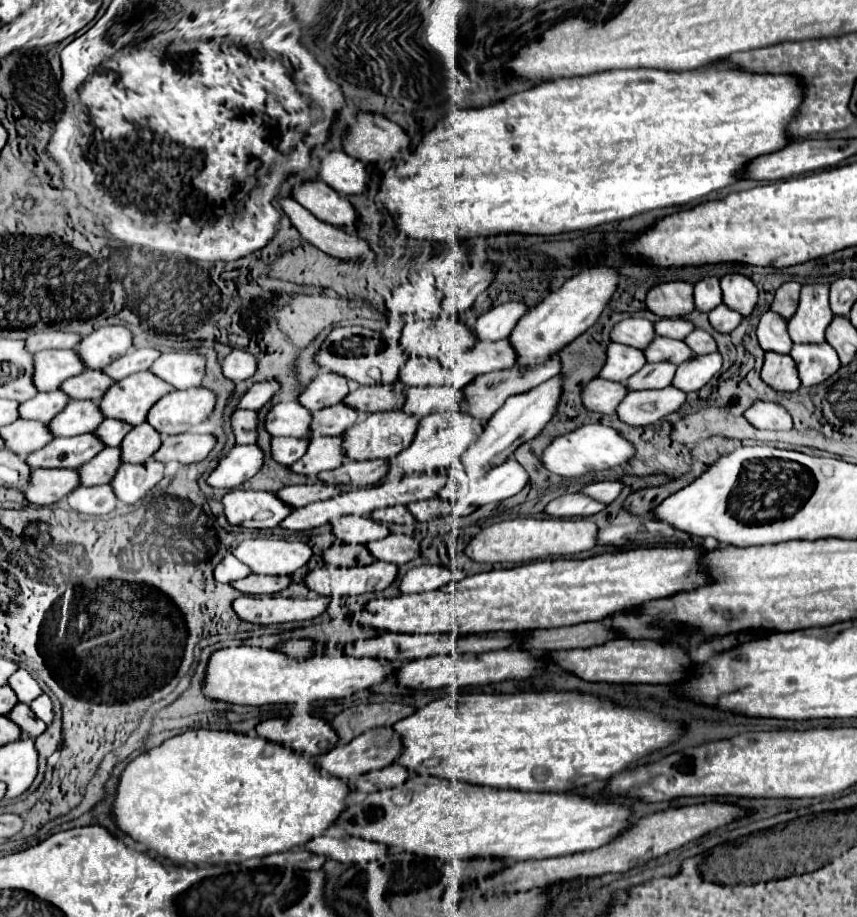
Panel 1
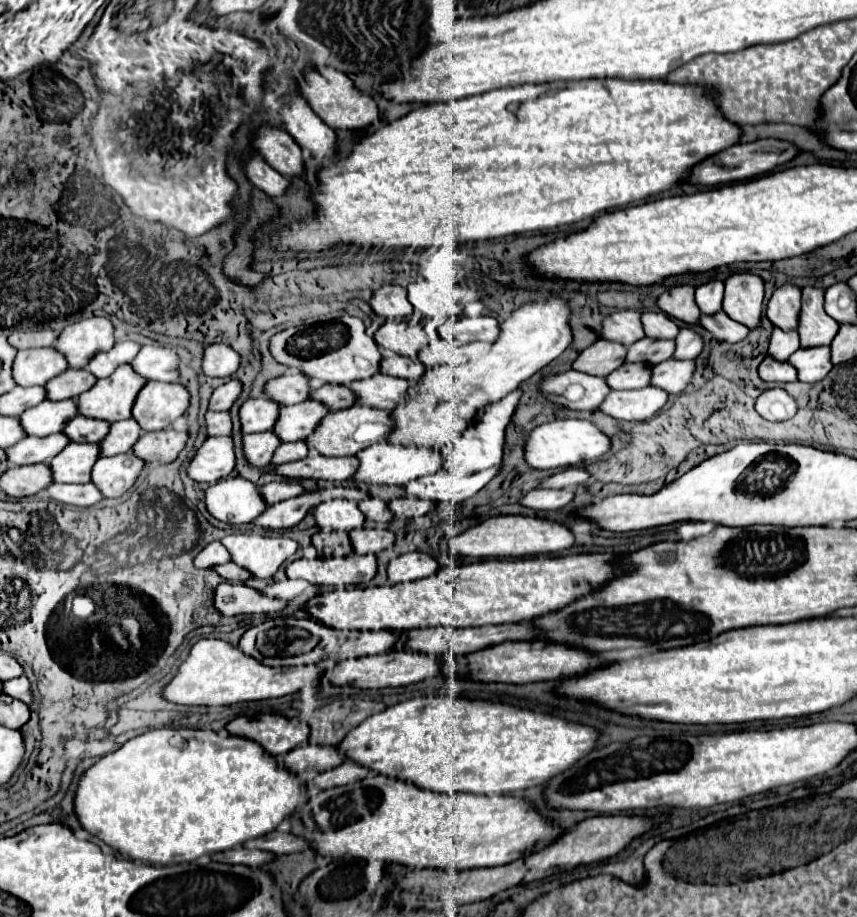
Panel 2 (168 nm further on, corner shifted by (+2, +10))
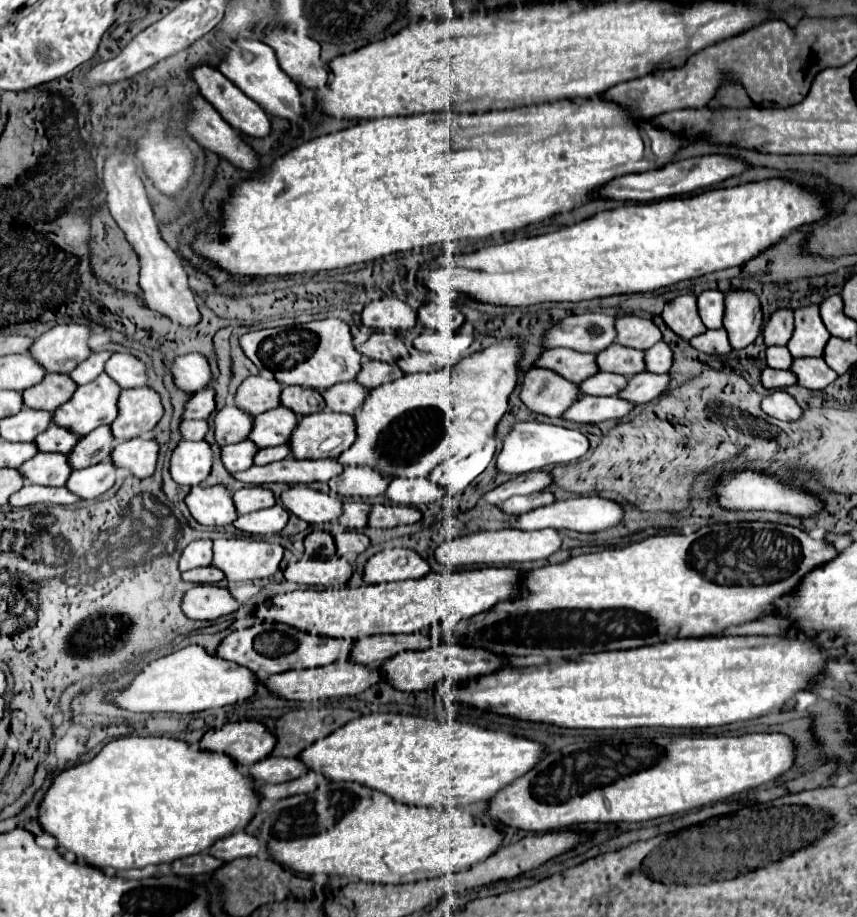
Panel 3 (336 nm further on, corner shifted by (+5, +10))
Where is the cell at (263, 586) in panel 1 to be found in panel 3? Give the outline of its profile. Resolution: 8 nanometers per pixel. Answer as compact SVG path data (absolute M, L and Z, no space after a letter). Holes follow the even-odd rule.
M198 567L198 569L184 571L182 579L190 583L218 583L224 579L224 575L220 575L220 571L216 571L214 567Z

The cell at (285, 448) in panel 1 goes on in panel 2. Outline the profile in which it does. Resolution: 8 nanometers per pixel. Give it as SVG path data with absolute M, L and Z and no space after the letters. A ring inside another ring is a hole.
M263 431L263 433L251 433L243 437L243 447L245 447L245 457L249 463L263 467L269 465L273 459L273 453L281 445L281 439L277 437L275 431Z

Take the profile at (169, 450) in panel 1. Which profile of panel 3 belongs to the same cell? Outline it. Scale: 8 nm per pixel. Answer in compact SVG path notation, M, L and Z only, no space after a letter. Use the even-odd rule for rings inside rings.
M136 437L132 441L118 443L110 453L114 467L130 471L136 479L146 479L156 469L158 443L154 439Z

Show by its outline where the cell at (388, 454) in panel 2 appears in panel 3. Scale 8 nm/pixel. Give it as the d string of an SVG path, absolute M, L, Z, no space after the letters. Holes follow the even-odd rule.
M346 467L338 477L332 477L330 493L338 497L376 497L388 487L388 479L380 479L368 467Z

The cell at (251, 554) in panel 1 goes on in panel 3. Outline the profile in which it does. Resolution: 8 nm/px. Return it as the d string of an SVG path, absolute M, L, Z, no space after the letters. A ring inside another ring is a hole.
M252 537L214 539L214 559L210 565L220 569L224 573L226 581L250 581L250 579L272 577L278 571L282 555L284 555L284 549L270 541L258 541ZM232 561L238 561L238 565L232 567Z

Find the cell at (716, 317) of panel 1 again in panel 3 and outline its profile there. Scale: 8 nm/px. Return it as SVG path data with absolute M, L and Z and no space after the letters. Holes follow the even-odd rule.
M716 329L716 331L704 331L702 335L694 337L690 341L690 345L702 353L708 355L726 355L732 351L730 343L728 343L728 335L724 329Z

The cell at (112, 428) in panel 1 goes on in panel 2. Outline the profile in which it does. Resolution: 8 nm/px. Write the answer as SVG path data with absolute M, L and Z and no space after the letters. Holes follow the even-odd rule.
M77 415L75 419L71 419L71 423L67 423L67 427L63 429L63 433L71 435L71 441L99 443L101 439L107 437L109 427L111 427L109 421L93 419L93 417L85 417L85 415Z

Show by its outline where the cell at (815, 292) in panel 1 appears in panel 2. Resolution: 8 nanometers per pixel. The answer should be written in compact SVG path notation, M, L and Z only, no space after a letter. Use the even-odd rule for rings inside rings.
M803 287L803 307L797 325L801 347L829 345L837 333L839 325L823 309L823 295L821 287Z

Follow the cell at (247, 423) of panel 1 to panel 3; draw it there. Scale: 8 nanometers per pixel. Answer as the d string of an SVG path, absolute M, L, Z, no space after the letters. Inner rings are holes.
M182 421L180 423L180 433L184 439L190 439L190 441L200 441L204 439L208 431L208 423L206 421Z

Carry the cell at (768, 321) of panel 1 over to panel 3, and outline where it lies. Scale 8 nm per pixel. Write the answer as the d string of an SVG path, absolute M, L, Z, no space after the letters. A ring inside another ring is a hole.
M768 347L766 361L768 361L768 367L772 367L772 369L790 369L792 367L792 355L786 347Z

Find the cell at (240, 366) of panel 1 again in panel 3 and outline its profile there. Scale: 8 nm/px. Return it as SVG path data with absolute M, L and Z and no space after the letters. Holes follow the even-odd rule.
M198 353L174 357L170 365L170 373L174 377L174 385L184 391L186 395L192 395L200 389L208 387L210 381L210 365L206 357Z

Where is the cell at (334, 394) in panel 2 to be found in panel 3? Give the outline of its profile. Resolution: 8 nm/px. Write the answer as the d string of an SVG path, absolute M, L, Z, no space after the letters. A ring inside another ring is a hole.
M284 387L280 393L280 405L294 411L298 417L318 413L324 409L324 399L320 393L308 387Z

